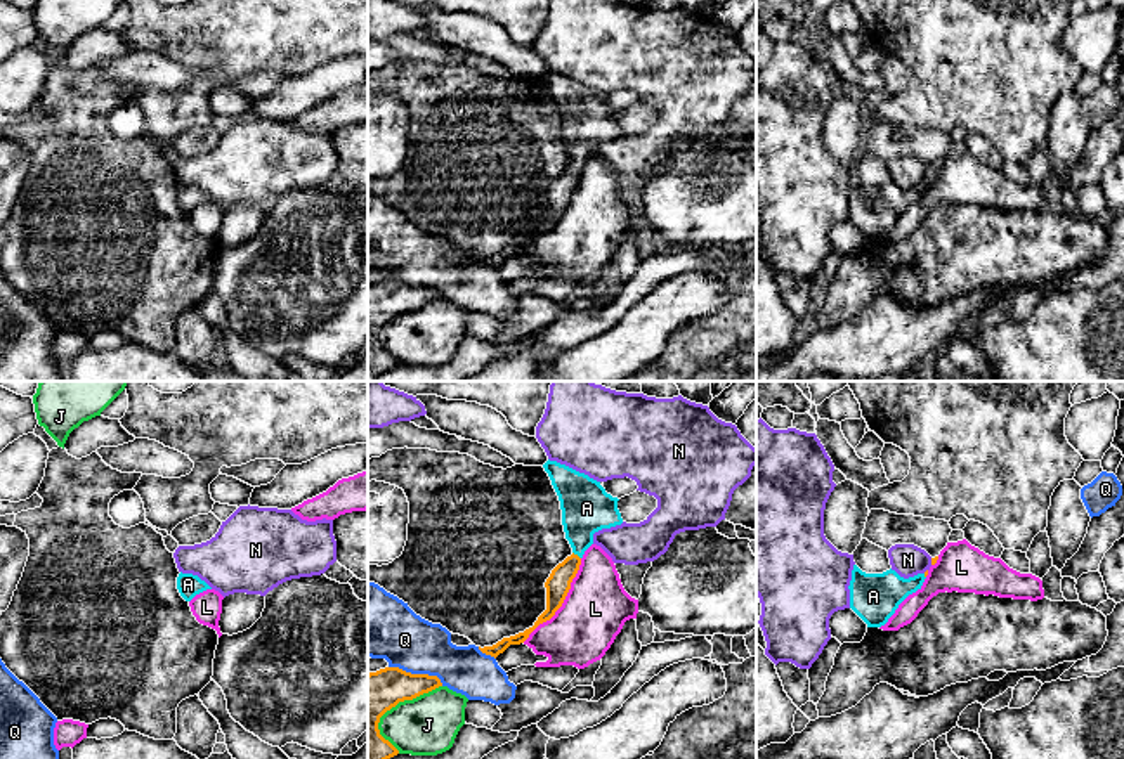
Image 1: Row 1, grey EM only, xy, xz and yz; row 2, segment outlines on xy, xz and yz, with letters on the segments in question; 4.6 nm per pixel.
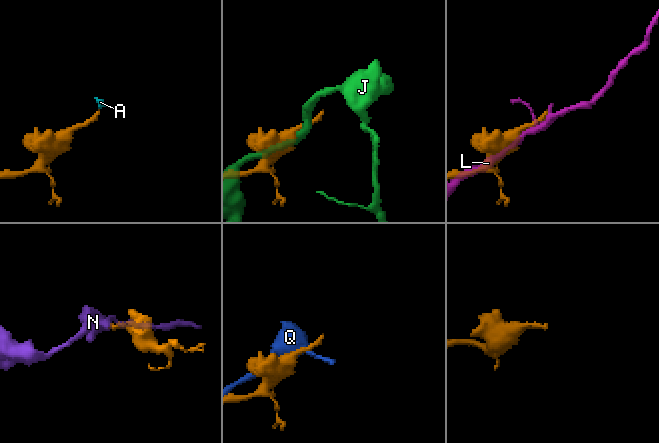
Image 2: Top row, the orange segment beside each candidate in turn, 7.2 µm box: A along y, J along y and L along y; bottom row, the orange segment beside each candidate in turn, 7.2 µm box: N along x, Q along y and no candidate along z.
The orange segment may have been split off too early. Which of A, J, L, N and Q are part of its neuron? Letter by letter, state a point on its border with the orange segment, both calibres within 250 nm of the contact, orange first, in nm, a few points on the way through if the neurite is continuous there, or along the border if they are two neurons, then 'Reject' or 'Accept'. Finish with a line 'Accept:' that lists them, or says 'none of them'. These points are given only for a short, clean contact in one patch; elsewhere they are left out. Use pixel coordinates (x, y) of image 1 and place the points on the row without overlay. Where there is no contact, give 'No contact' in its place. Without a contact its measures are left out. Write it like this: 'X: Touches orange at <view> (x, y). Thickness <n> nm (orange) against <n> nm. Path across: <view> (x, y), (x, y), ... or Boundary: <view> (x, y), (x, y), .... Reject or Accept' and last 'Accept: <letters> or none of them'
A: Touches orange at xz (576, 167). Thickness 110 nm (orange) against 240 nm. Path across: xz (557, 196), (576, 167), (580, 132), (587, 120). Accept
J: Touches orange at xz (392, 317). Thickness 220 nm (orange) against 280 nm. Reject
L: Touches orange at xz (562, 214). Thickness 110 nm (orange) against 300 nm. Reject
N: Touches orange at yz (932, 174). Thickness 30 nm (orange) against 160 nm. Boundary: yz (930, 170), (932, 175). Reject
Q: Touches orange at xz (417, 286). Thickness 220 nm (orange) against 280 nm. Reject
Accept: A

